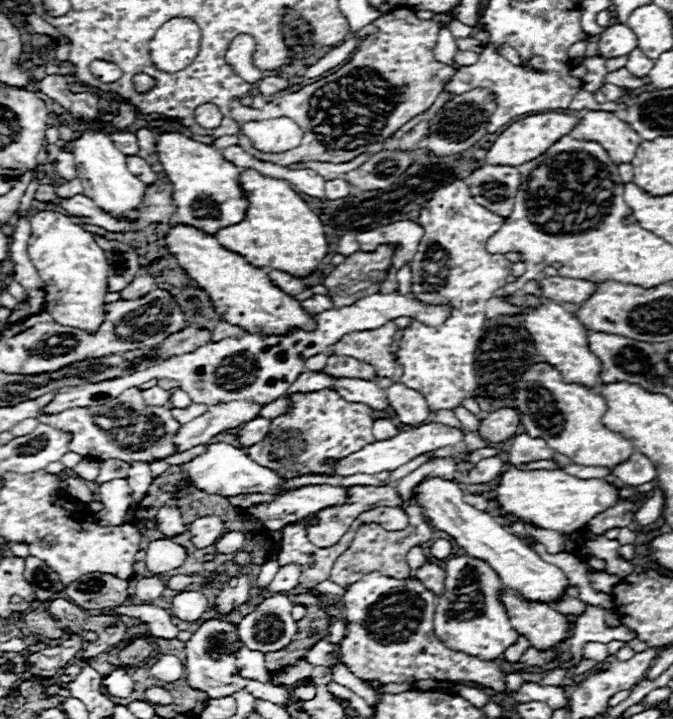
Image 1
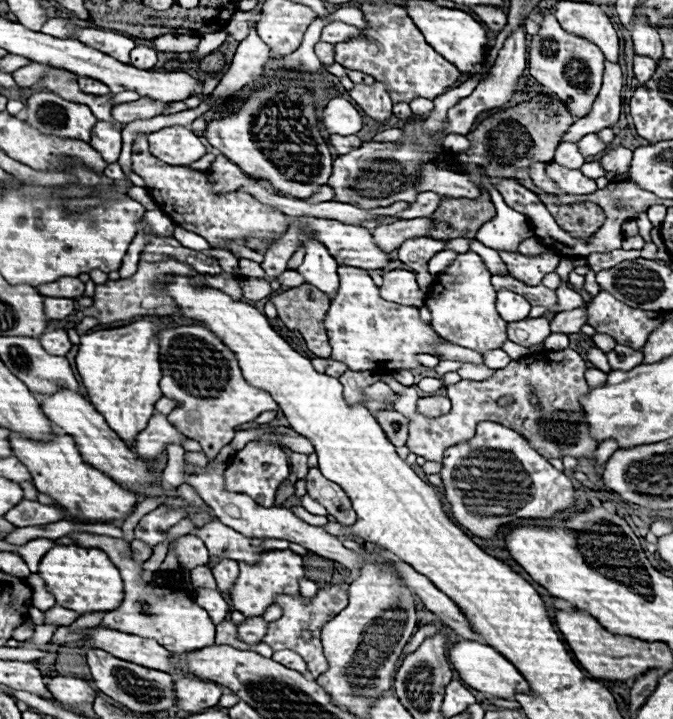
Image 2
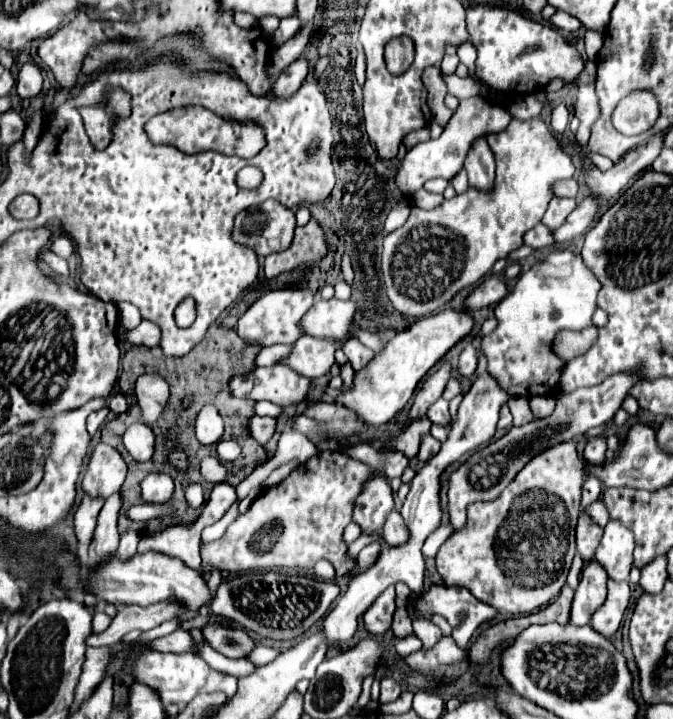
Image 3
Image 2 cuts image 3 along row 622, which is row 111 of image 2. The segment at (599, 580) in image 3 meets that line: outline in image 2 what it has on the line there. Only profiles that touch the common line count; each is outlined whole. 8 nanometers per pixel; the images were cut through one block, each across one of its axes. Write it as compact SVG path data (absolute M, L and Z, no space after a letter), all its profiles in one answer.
M542 14L540 30L532 36L528 54L530 74L560 100L570 102L570 110L574 112L574 116L582 118L590 112L592 102L596 100L596 94L602 86L604 72L604 54L590 40L568 34L552 14Z

